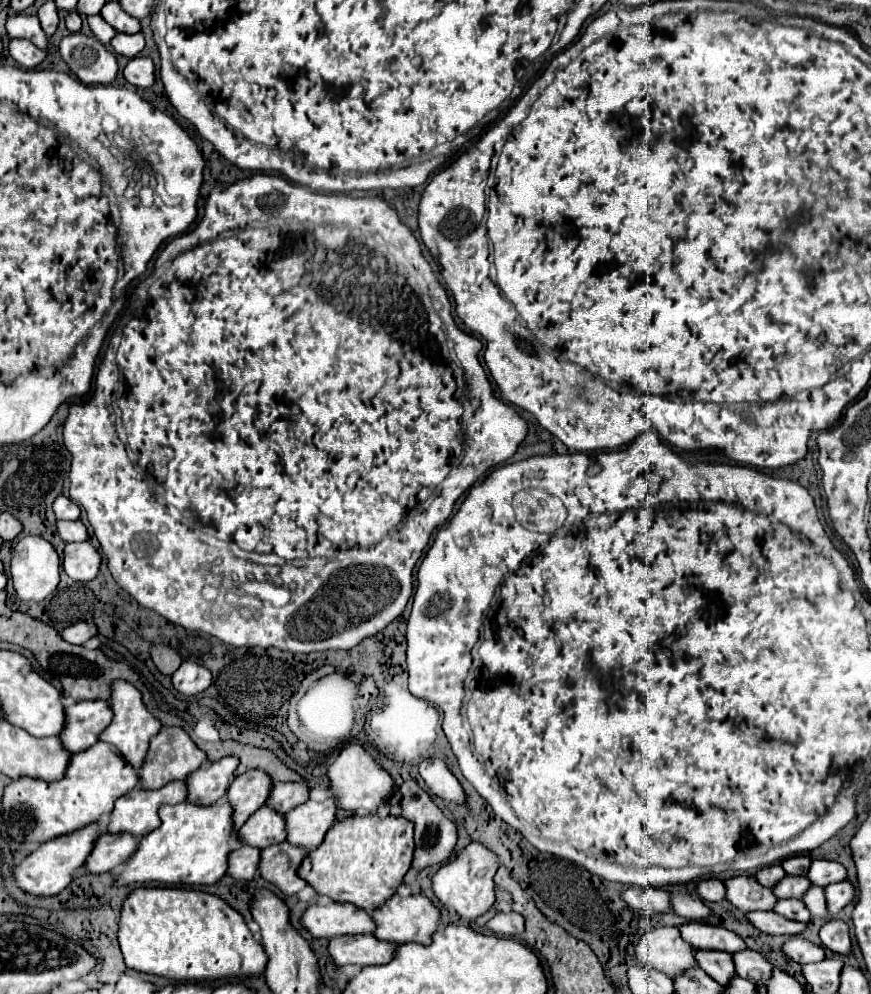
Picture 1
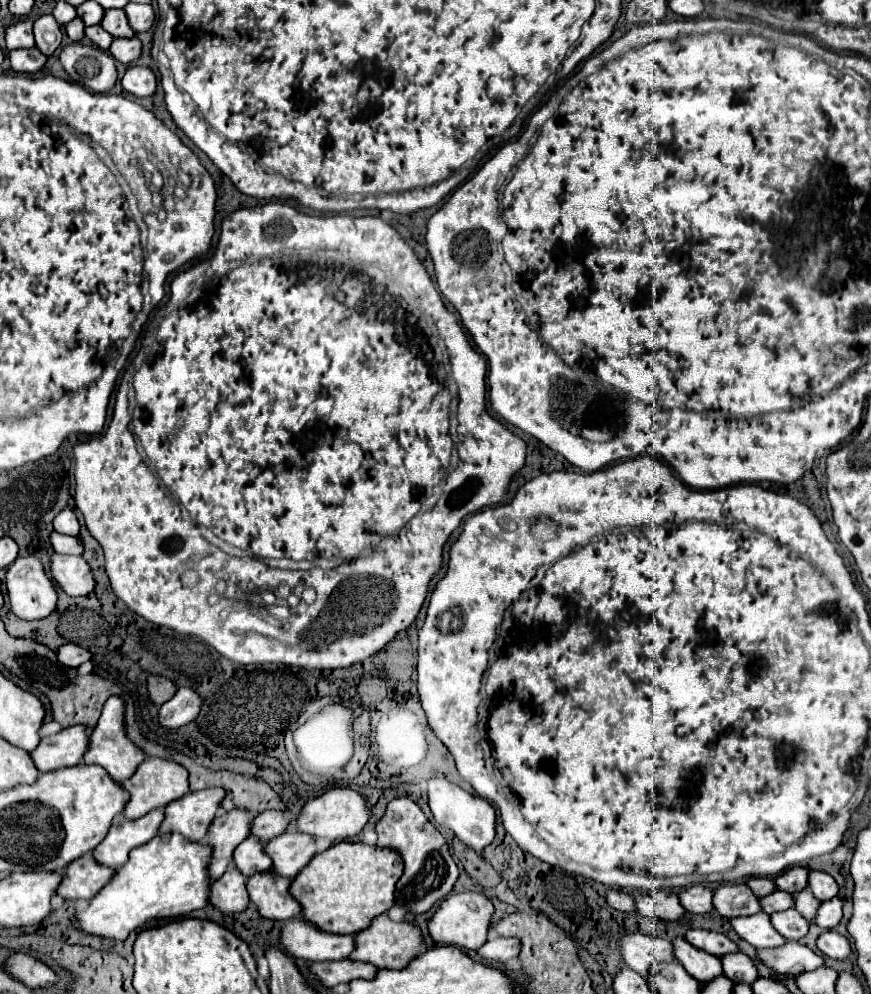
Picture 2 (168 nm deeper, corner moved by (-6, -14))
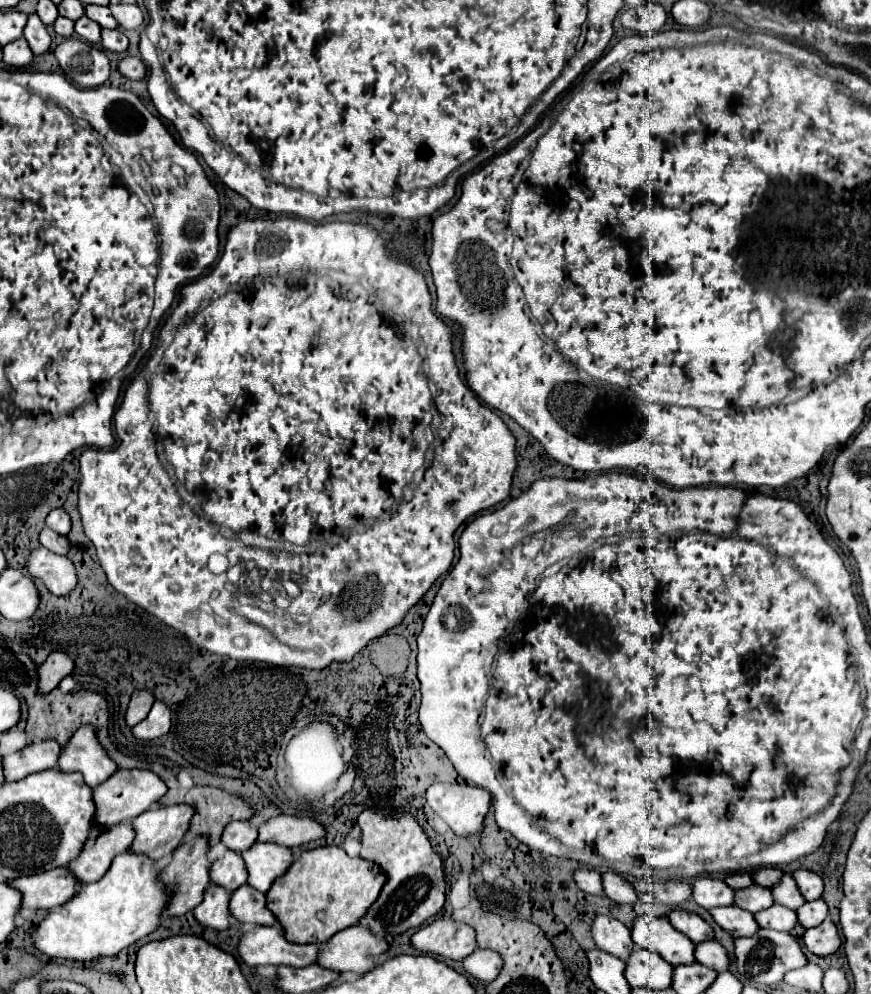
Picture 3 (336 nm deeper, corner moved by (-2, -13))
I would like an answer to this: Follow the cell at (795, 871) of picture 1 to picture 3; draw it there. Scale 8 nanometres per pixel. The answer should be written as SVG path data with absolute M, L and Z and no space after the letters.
M762 867L762 869L756 869L754 873L752 873L752 877L756 879L756 885L762 885L762 887L774 887L776 883L780 883L780 879L782 879L782 871L780 869L776 869L776 867Z

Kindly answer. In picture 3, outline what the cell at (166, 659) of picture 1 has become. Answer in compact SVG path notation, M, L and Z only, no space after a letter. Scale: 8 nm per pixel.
M148 689L134 691L132 693L132 699L130 699L130 705L128 705L128 711L126 711L126 723L130 727L134 727L142 719L146 719L146 715L152 709L152 703L154 701L156 699L154 699L154 693L152 691L148 691Z

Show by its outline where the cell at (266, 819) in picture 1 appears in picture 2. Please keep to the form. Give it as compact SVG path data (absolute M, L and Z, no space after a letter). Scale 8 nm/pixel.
M246 838L244 842L238 844L238 848L234 850L234 866L238 872L242 872L244 876L252 876L258 872L268 872L268 868L272 866L270 858L264 854L264 842L260 842L258 838Z

